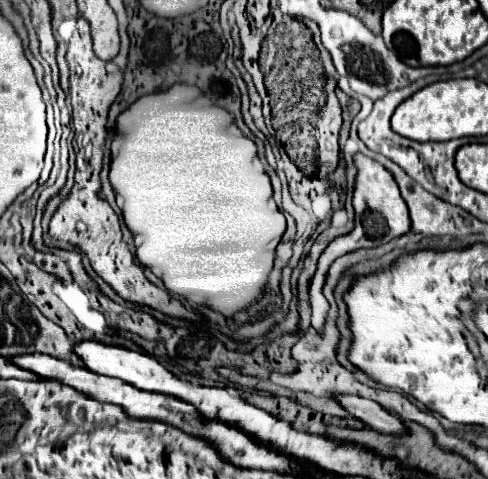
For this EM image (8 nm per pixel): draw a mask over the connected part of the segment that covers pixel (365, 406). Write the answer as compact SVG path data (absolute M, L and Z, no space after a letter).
M336 394L336 402L354 418L362 420L366 426L386 432L386 434L404 434L404 426L400 420L392 414L388 414L380 404L374 400L362 398L362 396L352 396L352 394Z

